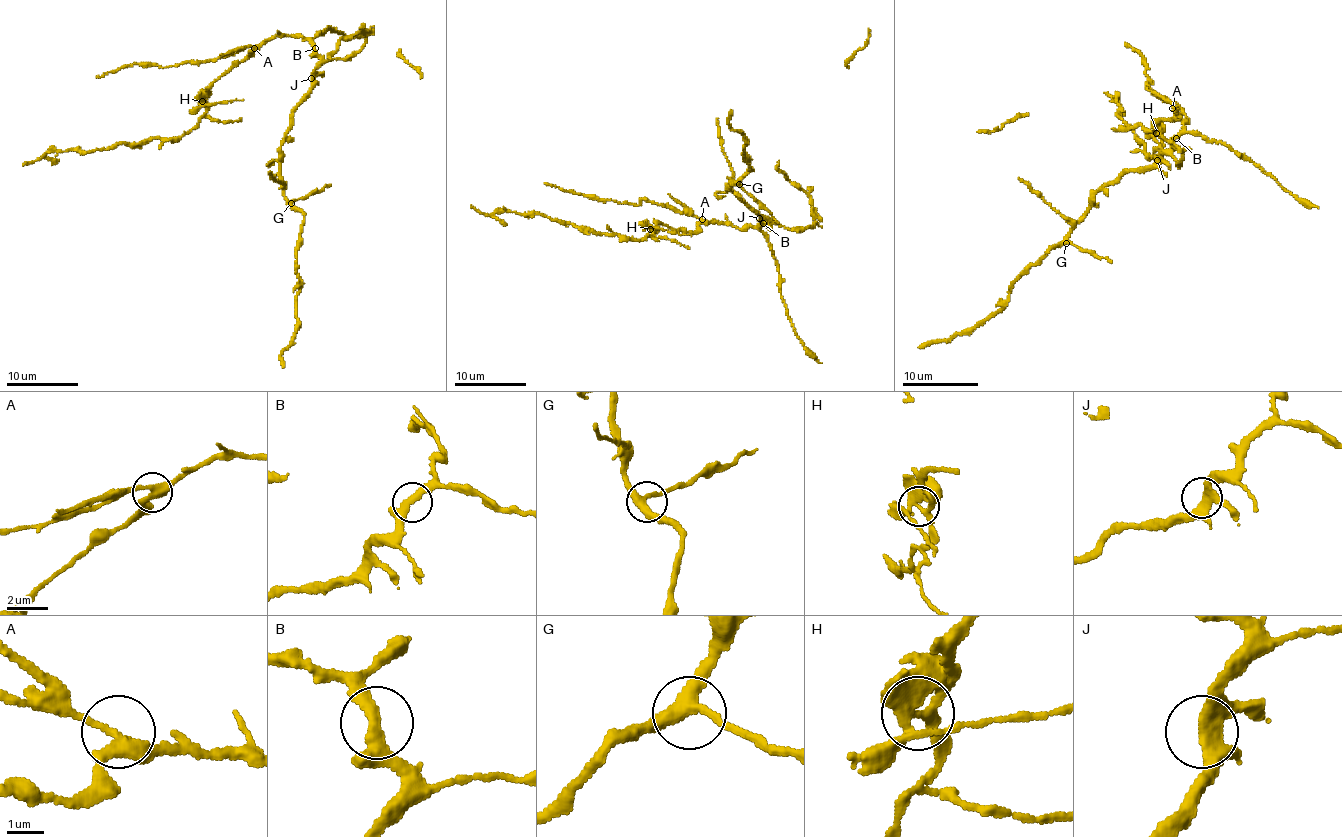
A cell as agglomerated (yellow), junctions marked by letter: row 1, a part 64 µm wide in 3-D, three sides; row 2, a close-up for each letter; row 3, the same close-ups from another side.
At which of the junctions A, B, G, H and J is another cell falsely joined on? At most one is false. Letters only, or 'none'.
H

